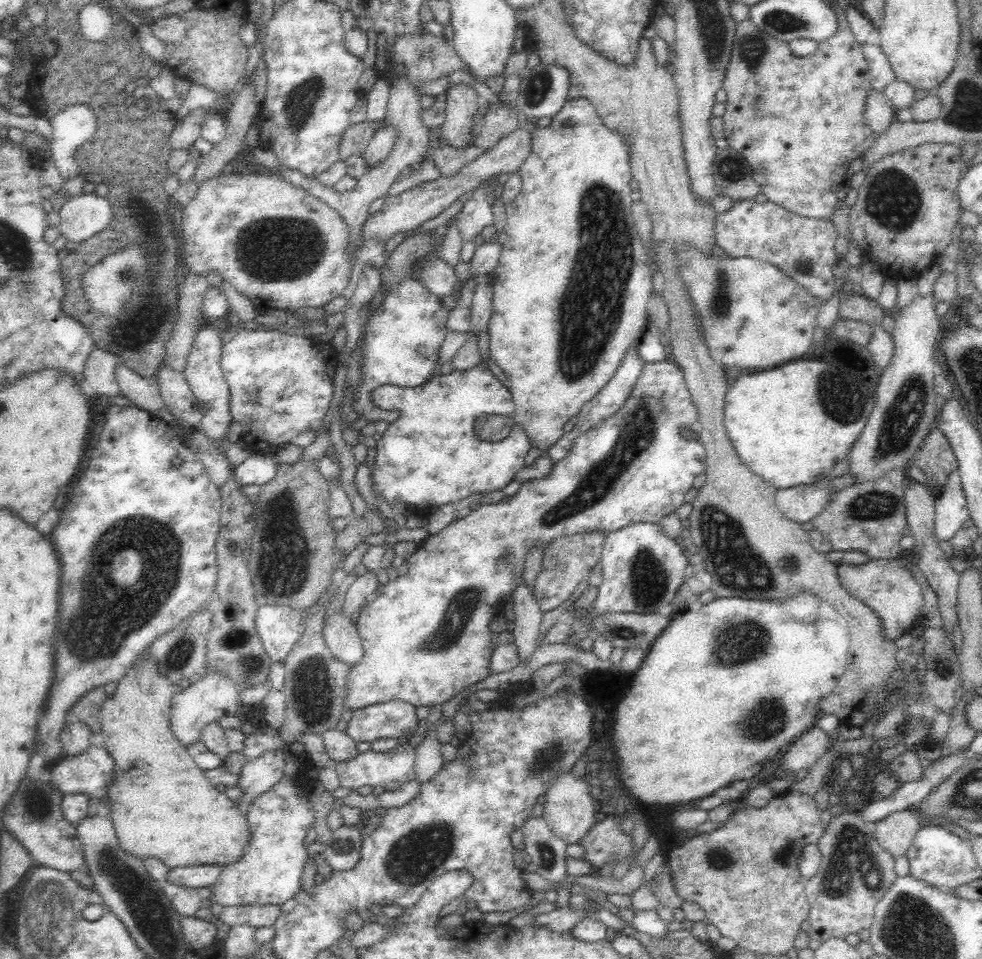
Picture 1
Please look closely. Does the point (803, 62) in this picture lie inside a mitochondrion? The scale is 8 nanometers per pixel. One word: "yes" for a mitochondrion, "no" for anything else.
no

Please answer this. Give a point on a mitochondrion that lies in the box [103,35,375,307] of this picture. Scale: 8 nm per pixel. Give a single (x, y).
(274, 249)

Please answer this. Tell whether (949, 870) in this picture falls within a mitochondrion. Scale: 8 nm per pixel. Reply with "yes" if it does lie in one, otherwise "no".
yes

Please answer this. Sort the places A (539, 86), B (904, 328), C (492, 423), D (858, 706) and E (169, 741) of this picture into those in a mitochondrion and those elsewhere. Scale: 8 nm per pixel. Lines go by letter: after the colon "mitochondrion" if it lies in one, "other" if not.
A: mitochondrion
B: other
C: mitochondrion
D: other
E: other

